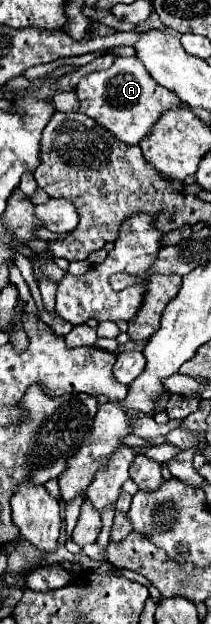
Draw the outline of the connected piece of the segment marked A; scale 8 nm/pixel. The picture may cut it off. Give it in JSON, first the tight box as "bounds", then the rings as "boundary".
{"bounds":[76,57,184,145],"boundary":[[[128,57],[126,61],[116,59],[116,63],[106,71],[92,71],[84,75],[76,87],[76,97],[80,103],[80,113],[94,119],[126,145],[138,145],[146,135],[152,133],[152,127],[164,111],[184,105],[172,91],[160,87],[148,75],[148,71],[144,71],[144,65],[136,57]]]}

